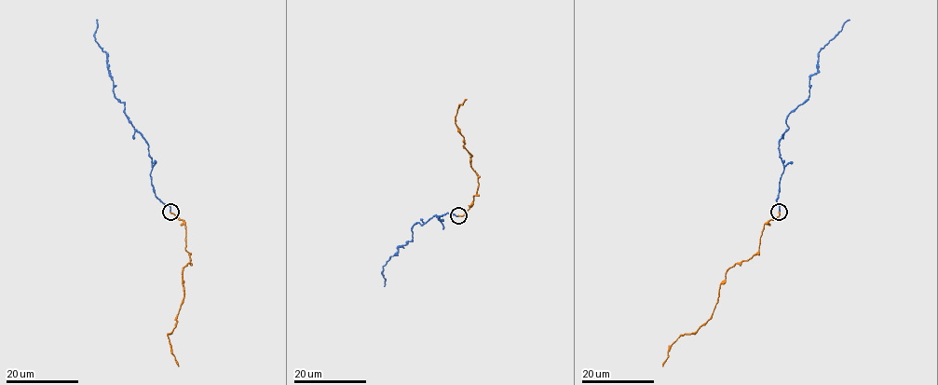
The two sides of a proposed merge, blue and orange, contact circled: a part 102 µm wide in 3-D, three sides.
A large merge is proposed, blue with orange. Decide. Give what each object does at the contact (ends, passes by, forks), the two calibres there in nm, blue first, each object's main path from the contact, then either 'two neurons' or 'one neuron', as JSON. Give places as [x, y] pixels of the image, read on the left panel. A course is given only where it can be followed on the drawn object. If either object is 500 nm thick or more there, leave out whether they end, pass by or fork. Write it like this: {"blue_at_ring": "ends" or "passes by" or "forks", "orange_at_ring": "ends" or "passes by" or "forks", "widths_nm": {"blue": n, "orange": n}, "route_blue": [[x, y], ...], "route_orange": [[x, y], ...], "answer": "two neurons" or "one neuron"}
{"blue_at_ring": "ends", "orange_at_ring": "ends", "widths_nm": {"blue": 220, "orange": 240}, "route_blue": [[170, 212], [154, 193], [147, 142], [115, 96], [107, 54], [95, 40], [96, 20]], "route_orange": [[170, 212], [185, 225], [185, 250], [190, 257], [183, 268], [183, 302], [176, 327], [168, 335], [179, 366]], "answer": "one neuron"}

